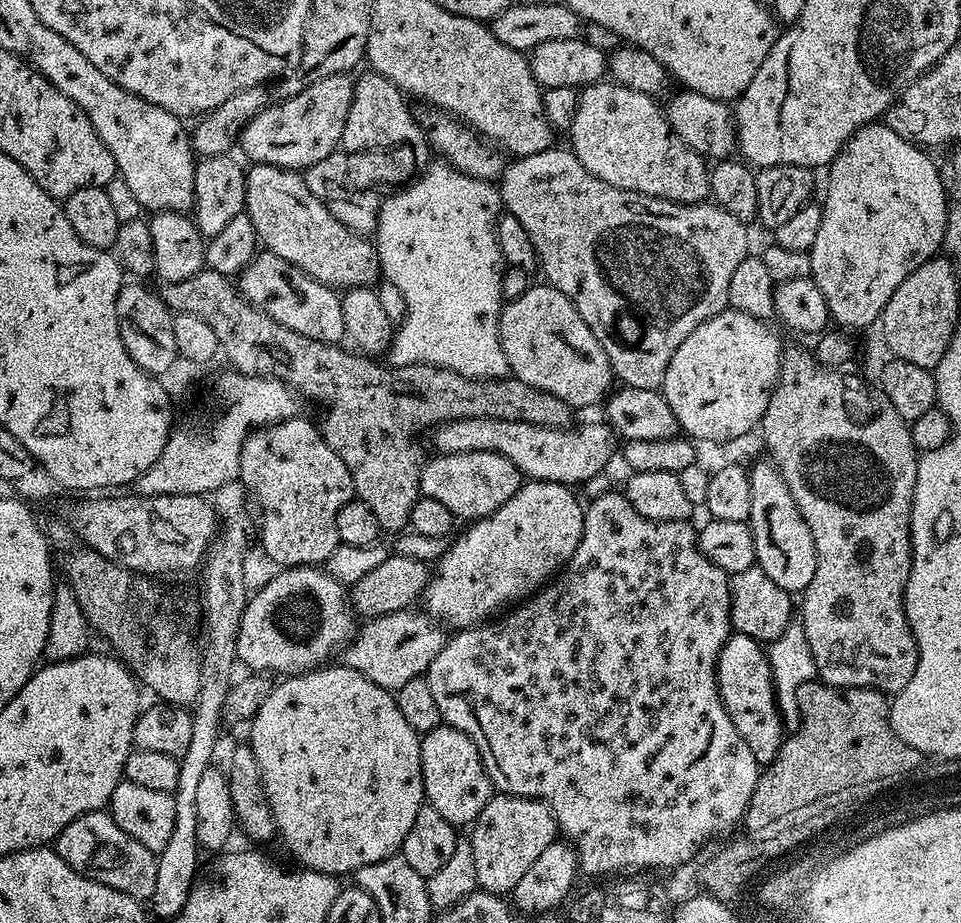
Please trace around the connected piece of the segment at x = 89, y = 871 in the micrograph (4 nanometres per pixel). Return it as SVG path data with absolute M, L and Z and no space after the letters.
M107 811L87 812L74 818L74 822L70 822L56 835L54 847L56 853L62 858L62 862L66 862L66 866L70 866L78 874L82 874L94 882L102 882L102 886L110 886L135 900L151 901L158 879L157 853L146 850L146 846L142 846L142 842L130 838L130 834L126 834L126 830L122 830L122 826L118 826L118 822L114 822L114 818Z

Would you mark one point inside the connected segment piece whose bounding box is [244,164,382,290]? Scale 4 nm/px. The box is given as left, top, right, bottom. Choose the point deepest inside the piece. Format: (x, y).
(289, 222)

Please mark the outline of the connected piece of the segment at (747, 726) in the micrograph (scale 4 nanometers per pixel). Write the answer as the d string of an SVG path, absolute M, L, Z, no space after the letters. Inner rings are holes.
M732 632L718 654L716 684L720 687L720 697L730 714L730 722L734 722L734 730L742 734L742 742L750 746L750 754L754 754L761 766L774 762L785 742L786 729L777 704L765 645L754 638L746 638L746 634L741 632Z

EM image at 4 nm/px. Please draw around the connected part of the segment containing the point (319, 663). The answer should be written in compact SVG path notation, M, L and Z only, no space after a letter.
M320 566L286 568L277 573L249 595L236 635L237 661L253 673L277 672L280 678L323 668L357 631L358 616L349 593Z

